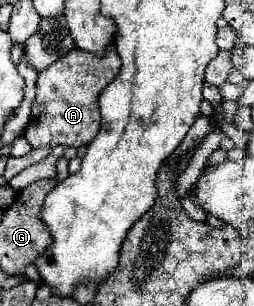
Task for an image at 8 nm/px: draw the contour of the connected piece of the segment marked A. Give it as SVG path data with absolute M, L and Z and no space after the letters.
M115 46L103 50L101 56L73 48L61 60L51 64L39 74L37 80L37 96L31 108L31 120L25 128L25 138L33 148L41 146L85 146L95 138L99 128L99 104L97 98L107 82L111 82L119 72L119 56Z

